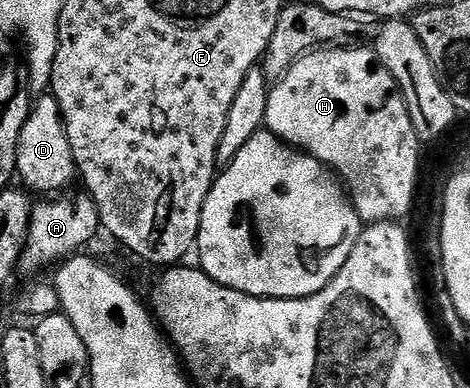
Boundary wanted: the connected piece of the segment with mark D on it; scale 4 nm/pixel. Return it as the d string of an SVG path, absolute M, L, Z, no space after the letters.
M44 94L37 103L33 103L26 126L19 136L18 162L16 173L29 191L44 192L40 194L54 194L65 191L74 180L77 179L76 163L73 151L70 150L70 142L65 132L63 116L57 104L56 97Z

